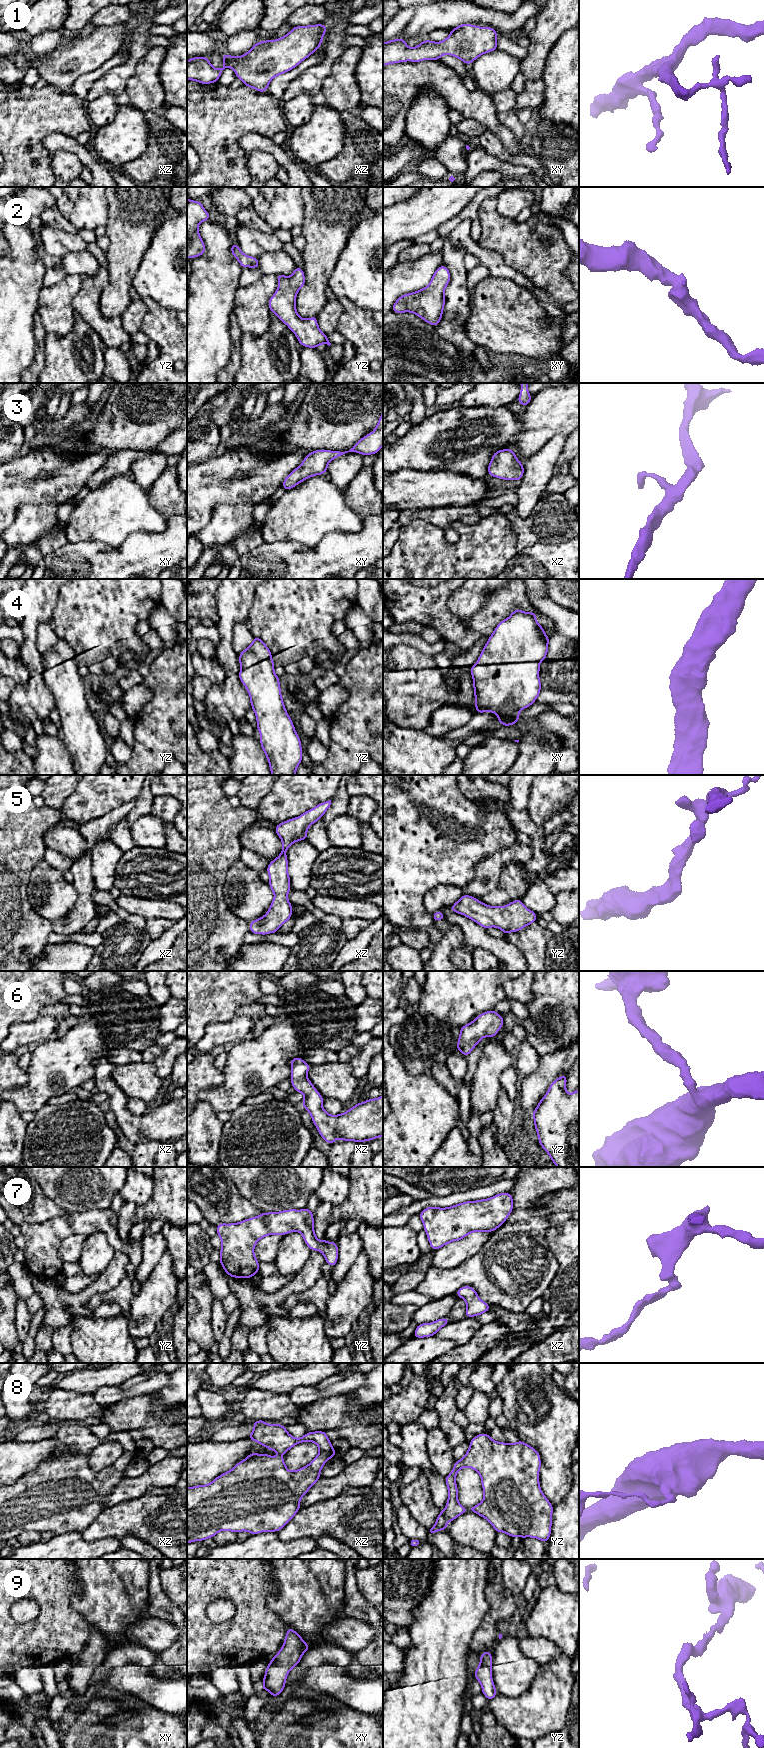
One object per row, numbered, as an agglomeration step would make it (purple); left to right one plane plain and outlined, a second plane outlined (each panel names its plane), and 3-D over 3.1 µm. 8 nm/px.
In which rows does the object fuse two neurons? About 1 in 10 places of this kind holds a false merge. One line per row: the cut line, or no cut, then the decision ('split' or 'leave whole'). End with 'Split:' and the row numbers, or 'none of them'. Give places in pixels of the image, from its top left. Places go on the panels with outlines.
1: no cut | leave whole
2: no cut | leave whole
3: no cut | leave whole
4: no cut | leave whole
5: no cut | leave whole
6: no cut | leave whole
7: no cut | leave whole
8: yz (442, 1511), (447, 1519) | split
9: no cut | leave whole
Split: 8

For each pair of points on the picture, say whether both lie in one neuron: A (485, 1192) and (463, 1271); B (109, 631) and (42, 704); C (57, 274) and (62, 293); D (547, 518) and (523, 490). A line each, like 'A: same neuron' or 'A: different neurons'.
A: different neurons
B: different neurons
C: different neurons
D: different neurons

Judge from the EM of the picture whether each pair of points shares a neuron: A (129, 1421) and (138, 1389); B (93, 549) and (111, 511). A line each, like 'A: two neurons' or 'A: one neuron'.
A: two neurons
B: two neurons

